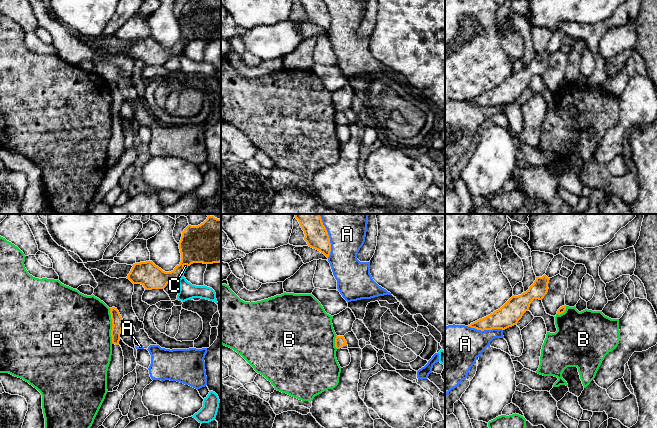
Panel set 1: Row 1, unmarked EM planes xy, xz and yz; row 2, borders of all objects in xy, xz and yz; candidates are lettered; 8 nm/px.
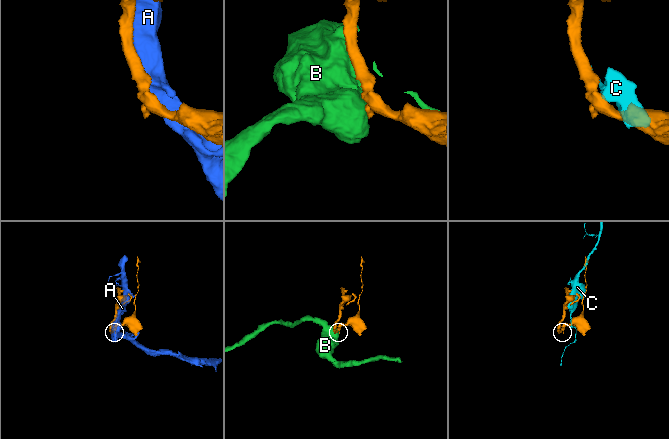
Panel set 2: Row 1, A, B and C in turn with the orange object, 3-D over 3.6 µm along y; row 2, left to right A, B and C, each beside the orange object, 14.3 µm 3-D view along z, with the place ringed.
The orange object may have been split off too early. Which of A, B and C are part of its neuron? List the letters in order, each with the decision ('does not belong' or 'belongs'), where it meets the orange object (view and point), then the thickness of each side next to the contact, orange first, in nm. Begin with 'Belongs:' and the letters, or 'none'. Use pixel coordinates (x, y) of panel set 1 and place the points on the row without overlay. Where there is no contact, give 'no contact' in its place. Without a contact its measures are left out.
Belongs: none
A: does not belong; contact yz (485, 105); calibres 180 and 340 nm
B: does not belong; contact xy (112, 102); calibres 90 and 480 nm
C: does not belong; contact xy (183, 48); calibres 280 and 30 nm

